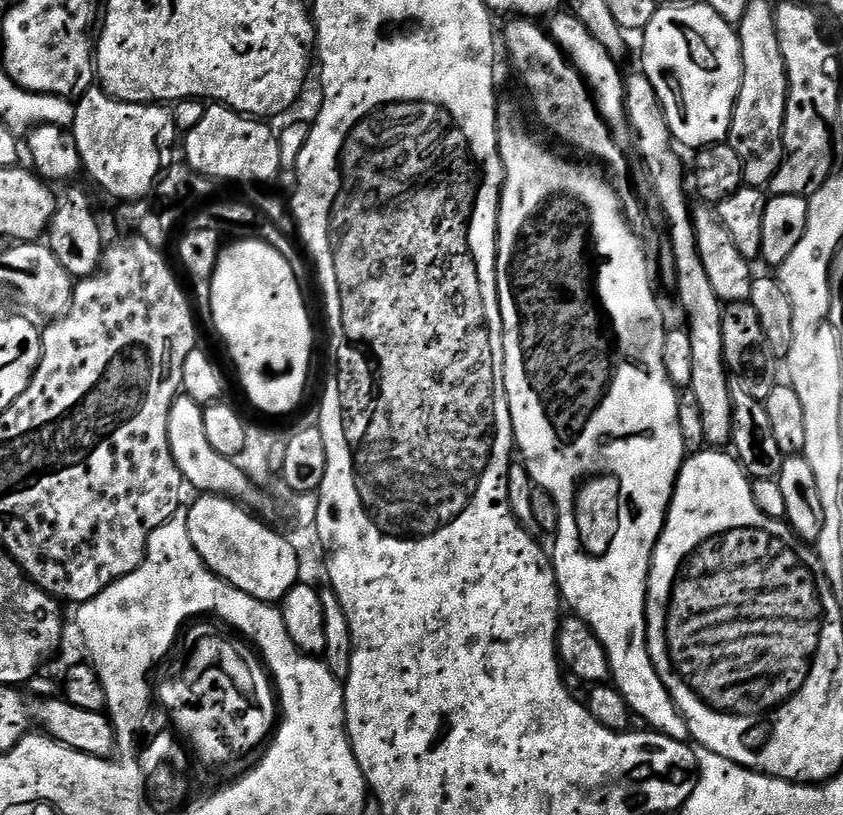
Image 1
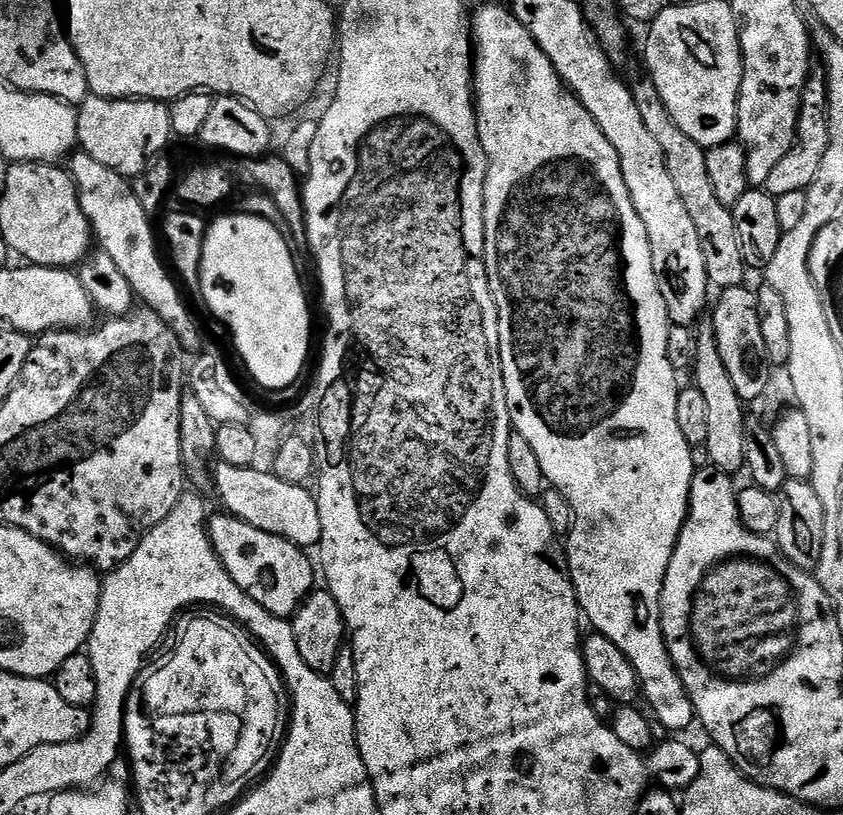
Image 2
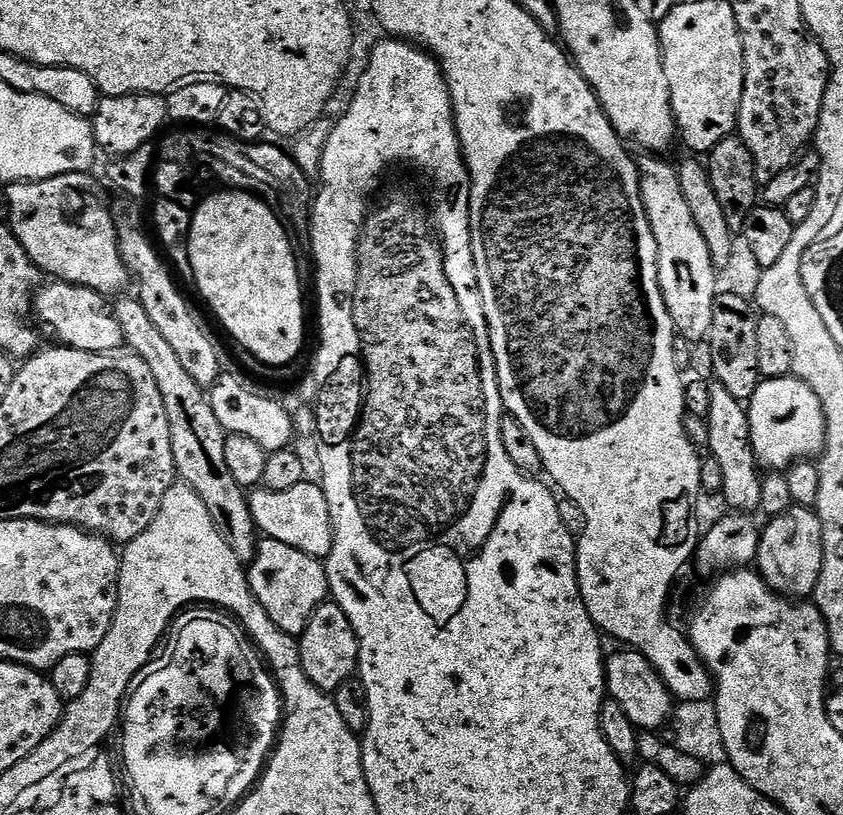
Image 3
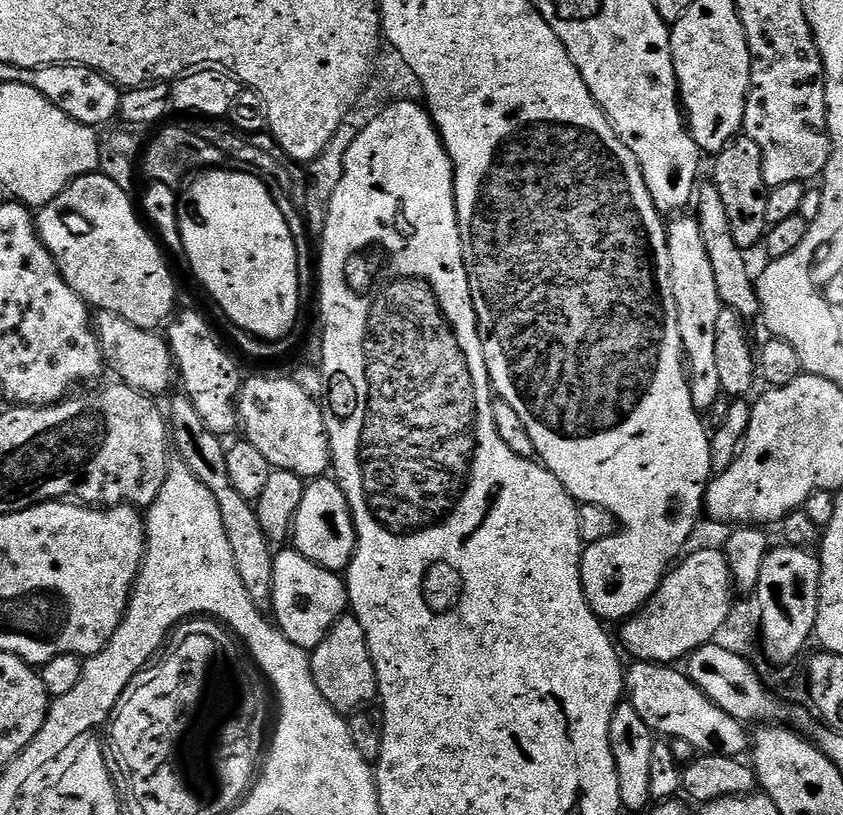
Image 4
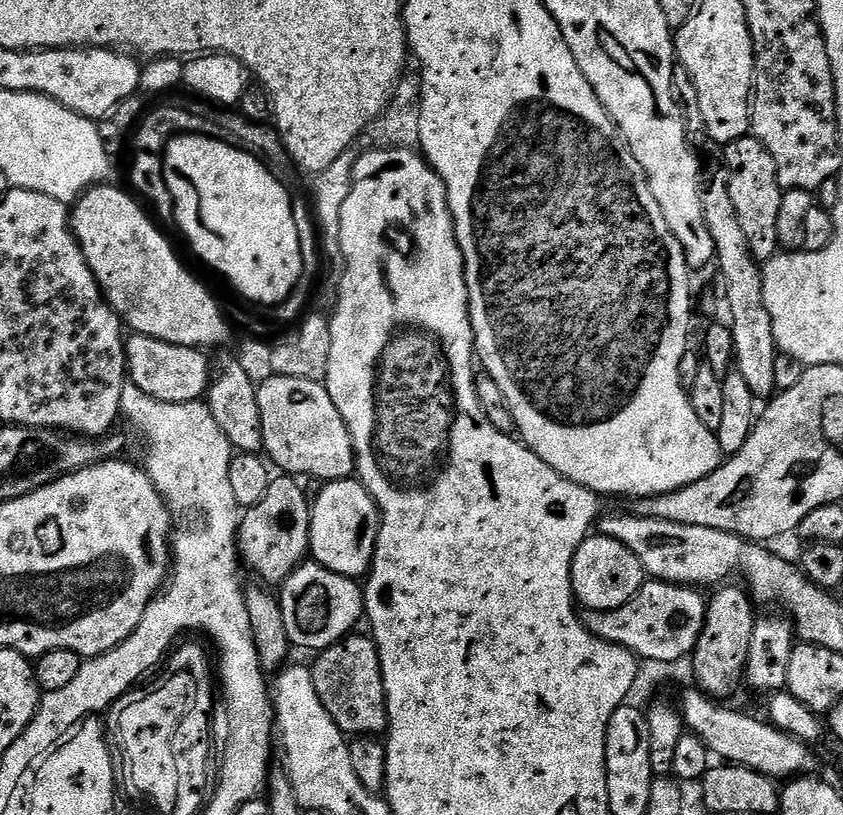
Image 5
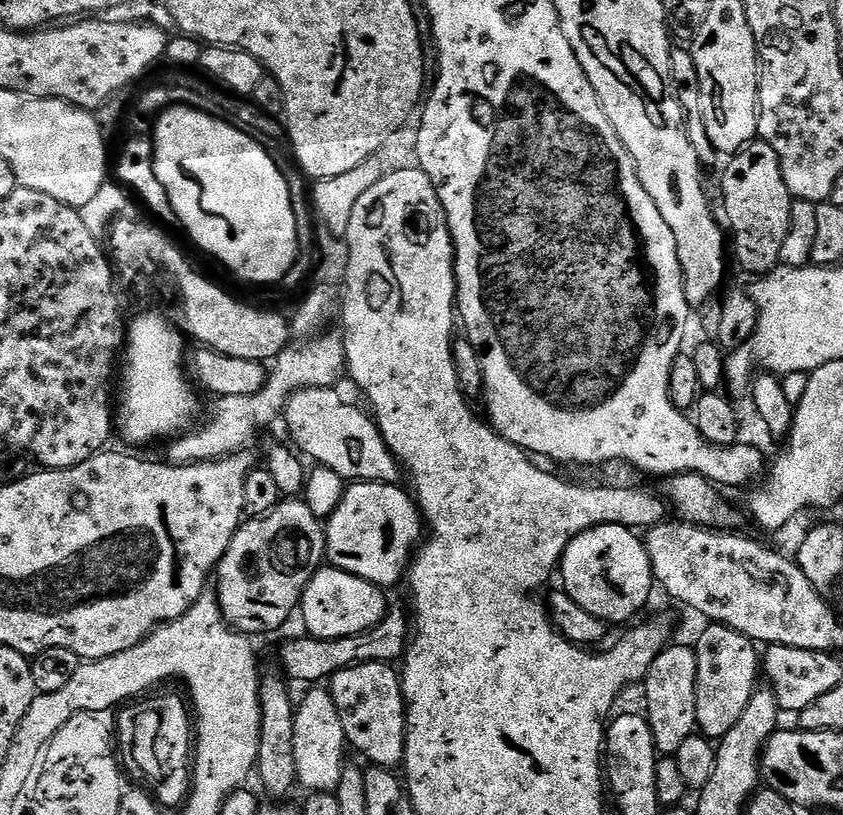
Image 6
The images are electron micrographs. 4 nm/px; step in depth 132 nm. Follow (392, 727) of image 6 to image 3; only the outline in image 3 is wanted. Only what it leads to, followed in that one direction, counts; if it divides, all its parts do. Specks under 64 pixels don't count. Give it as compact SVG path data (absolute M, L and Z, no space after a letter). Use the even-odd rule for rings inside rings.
M325 602L314 610L306 630L298 638L300 645L302 670L310 682L323 692L335 693L338 686L357 675L360 662L360 639L356 636L350 618L334 602Z

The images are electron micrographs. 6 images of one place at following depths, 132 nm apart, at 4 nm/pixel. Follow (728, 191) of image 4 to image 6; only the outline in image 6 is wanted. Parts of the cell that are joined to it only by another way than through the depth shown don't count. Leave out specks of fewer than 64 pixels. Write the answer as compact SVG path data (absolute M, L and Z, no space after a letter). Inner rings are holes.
M755 139L751 144L747 144L739 152L735 153L731 157L732 160L724 168L724 177L720 180L720 192L724 195L724 216L723 219L728 219L727 227L730 229L730 240L736 243L736 260L745 268L748 272L753 272L753 277L759 278L761 276L767 276L769 272L772 272L780 264L780 255L782 254L782 242L786 242L786 234L790 230L790 210L792 209L793 196L790 194L790 190L786 186L786 182L782 178L782 166L778 162L778 154L774 154L774 146L770 146L765 140Z

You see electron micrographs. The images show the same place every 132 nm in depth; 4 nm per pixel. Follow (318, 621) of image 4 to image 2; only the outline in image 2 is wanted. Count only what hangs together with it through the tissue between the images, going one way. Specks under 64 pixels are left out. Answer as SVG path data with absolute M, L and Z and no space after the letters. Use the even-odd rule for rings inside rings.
M223 514L224 516L216 516L207 521L208 537L212 539L214 550L218 554L218 558L222 562L224 569L230 574L230 578L234 578L234 582L238 582L238 586L244 592L250 594L250 598L255 604L267 610L275 616L283 616L291 618L295 616L296 611L300 609L304 599L308 597L308 593L313 591L315 580L318 576L312 573L312 564L308 561L309 553L297 546L291 544L290 541L282 539L274 534L266 534L266 530L258 530L254 526L244 523L234 515Z

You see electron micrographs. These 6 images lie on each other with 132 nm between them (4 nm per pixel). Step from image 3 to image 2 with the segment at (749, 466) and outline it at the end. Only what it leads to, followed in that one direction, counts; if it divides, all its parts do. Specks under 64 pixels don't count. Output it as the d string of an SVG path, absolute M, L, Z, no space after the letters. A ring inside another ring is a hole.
M711 330L701 331L696 338L696 363L694 377L696 388L704 399L704 424L708 427L708 437L704 444L708 447L708 456L713 465L721 472L736 474L745 467L746 458L746 419L745 401L738 398L738 390L734 390L734 382L730 382L730 374L726 374L726 366L722 362L722 354L718 354L718 342Z

